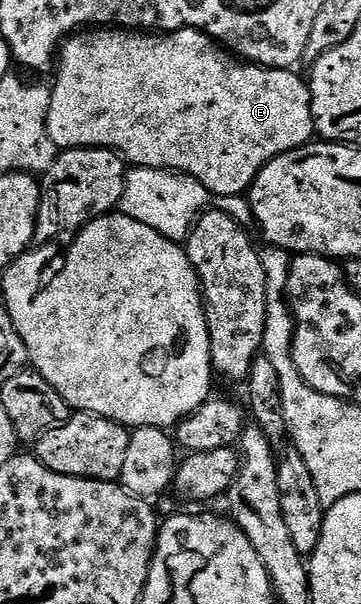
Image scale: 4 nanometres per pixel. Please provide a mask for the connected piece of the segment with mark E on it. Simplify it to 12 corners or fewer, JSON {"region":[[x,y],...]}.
{"region":[[200,30],[77,32],[57,151],[251,191],[313,141],[295,69]]}

